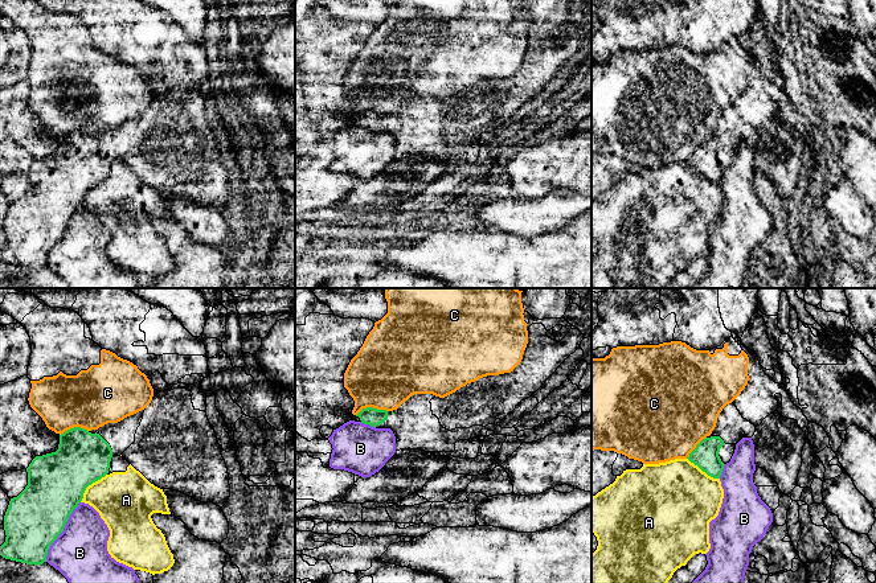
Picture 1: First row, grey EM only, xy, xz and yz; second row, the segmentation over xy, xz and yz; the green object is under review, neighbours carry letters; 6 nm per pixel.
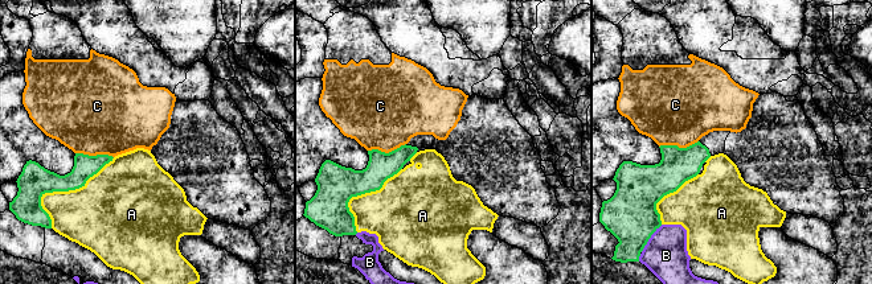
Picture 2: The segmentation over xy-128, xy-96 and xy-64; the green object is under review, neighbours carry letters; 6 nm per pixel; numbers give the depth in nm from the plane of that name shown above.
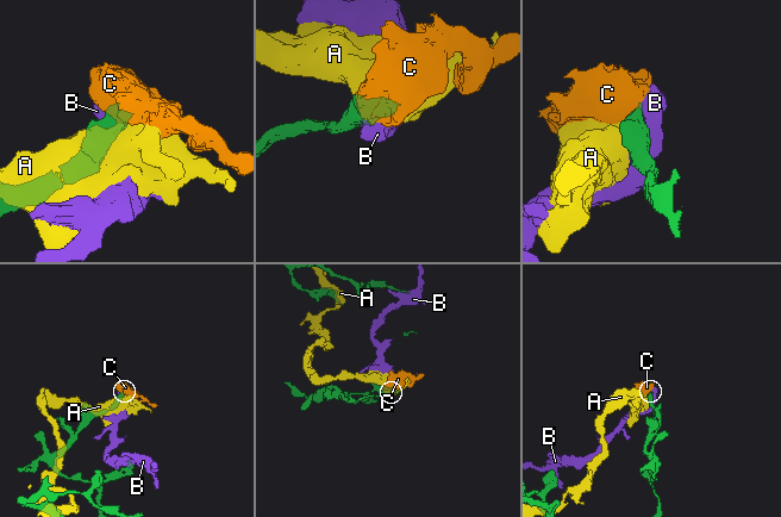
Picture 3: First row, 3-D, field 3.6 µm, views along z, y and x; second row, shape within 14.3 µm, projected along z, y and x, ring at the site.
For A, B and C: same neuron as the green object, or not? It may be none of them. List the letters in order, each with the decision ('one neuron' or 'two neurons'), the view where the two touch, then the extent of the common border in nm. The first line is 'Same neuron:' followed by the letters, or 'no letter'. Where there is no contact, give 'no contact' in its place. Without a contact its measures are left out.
Same neuron: no letter
A: two neurons; meets green in xy; contact 240 nm long
B: two neurons; meets green in xy; contact 420 nm long
C: two neurons; meets green in xz; contact 190 nm long

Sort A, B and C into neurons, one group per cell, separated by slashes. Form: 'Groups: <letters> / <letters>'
Groups: A / B / C

